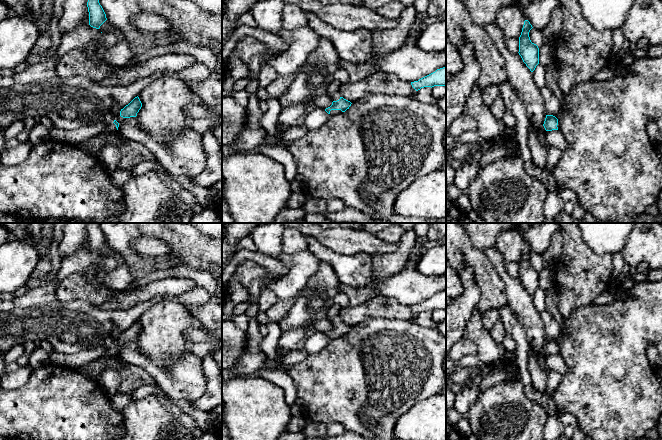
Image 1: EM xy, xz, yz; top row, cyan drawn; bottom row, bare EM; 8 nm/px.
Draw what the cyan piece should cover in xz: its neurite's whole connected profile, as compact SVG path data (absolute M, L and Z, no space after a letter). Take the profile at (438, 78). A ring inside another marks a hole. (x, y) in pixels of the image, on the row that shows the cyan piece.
M446 66L437 69L435 72L419 79L418 81L411 82L412 87L418 91L424 87L446 86Z

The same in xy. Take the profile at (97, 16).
M88 0L89 25L99 29L100 26L107 20L106 14L99 3L99 0Z

